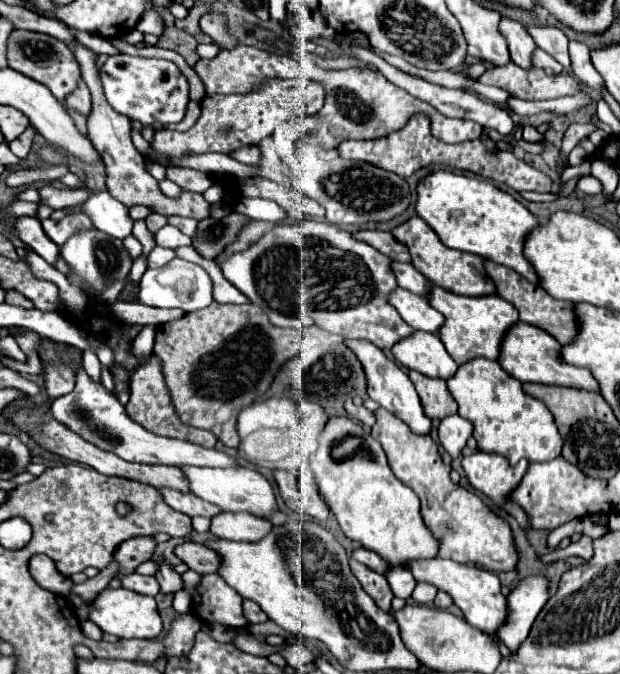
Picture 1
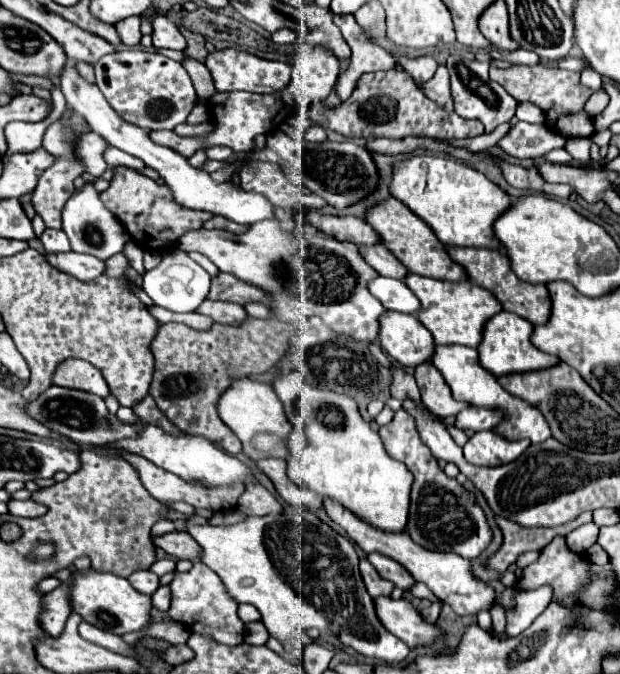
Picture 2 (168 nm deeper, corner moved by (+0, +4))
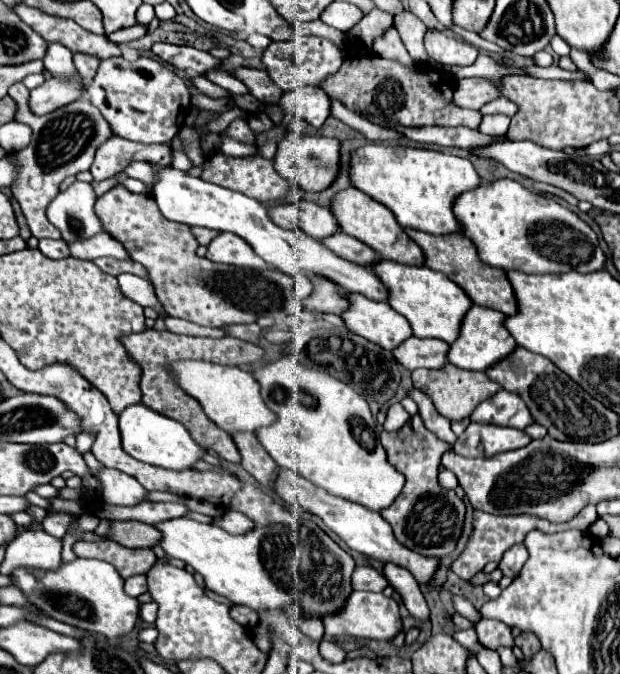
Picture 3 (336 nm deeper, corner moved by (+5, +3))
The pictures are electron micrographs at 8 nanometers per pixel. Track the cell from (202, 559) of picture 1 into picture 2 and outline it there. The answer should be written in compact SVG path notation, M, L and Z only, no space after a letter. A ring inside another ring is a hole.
M171 531L159 537L151 537L151 541L161 547L165 553L173 555L175 559L189 559L197 561L201 555L201 549L193 543L191 535L185 535L185 531Z

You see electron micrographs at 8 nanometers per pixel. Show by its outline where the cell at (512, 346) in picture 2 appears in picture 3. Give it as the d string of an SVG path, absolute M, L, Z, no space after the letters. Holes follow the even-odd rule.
M472 306L468 310L468 314L464 316L462 328L460 328L460 336L458 340L450 346L448 352L448 360L462 368L462 370L476 370L476 372L486 372L488 368L492 368L494 364L498 364L500 360L508 358L514 348L518 348L516 340L512 338L512 334L504 328L504 320L508 316L504 316L502 312L496 312L492 308L484 308L484 306Z

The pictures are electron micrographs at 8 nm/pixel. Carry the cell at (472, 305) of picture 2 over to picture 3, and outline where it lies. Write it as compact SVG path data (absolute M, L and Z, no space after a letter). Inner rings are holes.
M380 260L374 266L374 272L390 290L390 306L408 318L414 336L418 338L438 338L448 344L460 334L460 324L466 316L466 310L472 306L468 294L462 292L458 284L448 280L444 274L434 272L426 266L404 266L390 260Z

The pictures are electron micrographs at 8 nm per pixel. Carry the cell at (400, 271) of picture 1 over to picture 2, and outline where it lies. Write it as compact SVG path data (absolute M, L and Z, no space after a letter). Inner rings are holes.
M375 243L375 245L357 245L361 257L383 277L393 277L393 279L403 279L407 275L407 269L403 263L399 263L399 259L383 245L383 243Z

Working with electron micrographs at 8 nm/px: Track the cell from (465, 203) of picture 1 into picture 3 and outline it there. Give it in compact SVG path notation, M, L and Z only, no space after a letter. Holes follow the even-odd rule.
M366 144L352 152L350 178L358 190L390 208L402 228L424 230L440 236L462 232L462 226L452 212L452 204L462 192L482 186L480 176L468 158L448 156L424 148L396 148L386 144Z

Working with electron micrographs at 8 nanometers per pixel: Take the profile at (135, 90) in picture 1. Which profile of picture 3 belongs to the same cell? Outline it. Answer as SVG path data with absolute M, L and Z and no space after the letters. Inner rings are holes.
M122 56L100 60L98 72L88 84L86 94L108 120L112 132L134 142L168 144L180 132L190 112L190 90L184 80L164 62L150 56L140 56L134 62Z

